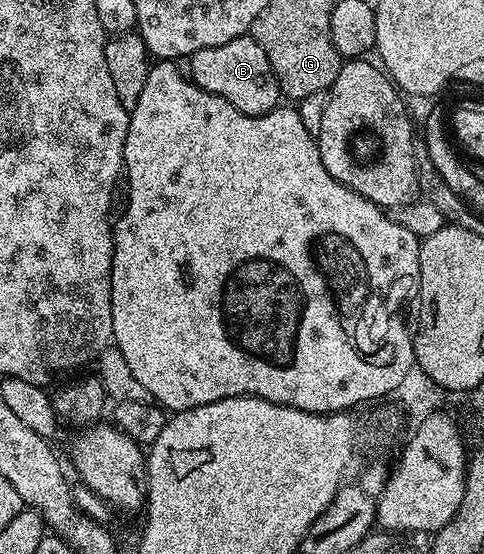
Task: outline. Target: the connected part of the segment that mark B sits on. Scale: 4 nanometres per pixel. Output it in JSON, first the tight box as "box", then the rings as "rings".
{"box":[188,34,279,116],"rings":[[[249,34],[232,38],[232,42],[224,42],[224,46],[208,46],[204,50],[196,50],[196,54],[188,58],[188,64],[188,76],[193,84],[200,86],[200,90],[208,90],[208,94],[224,98],[224,102],[232,102],[232,106],[244,114],[263,116],[279,107],[278,83],[276,74],[272,74],[268,54],[260,50],[260,46]]]}

